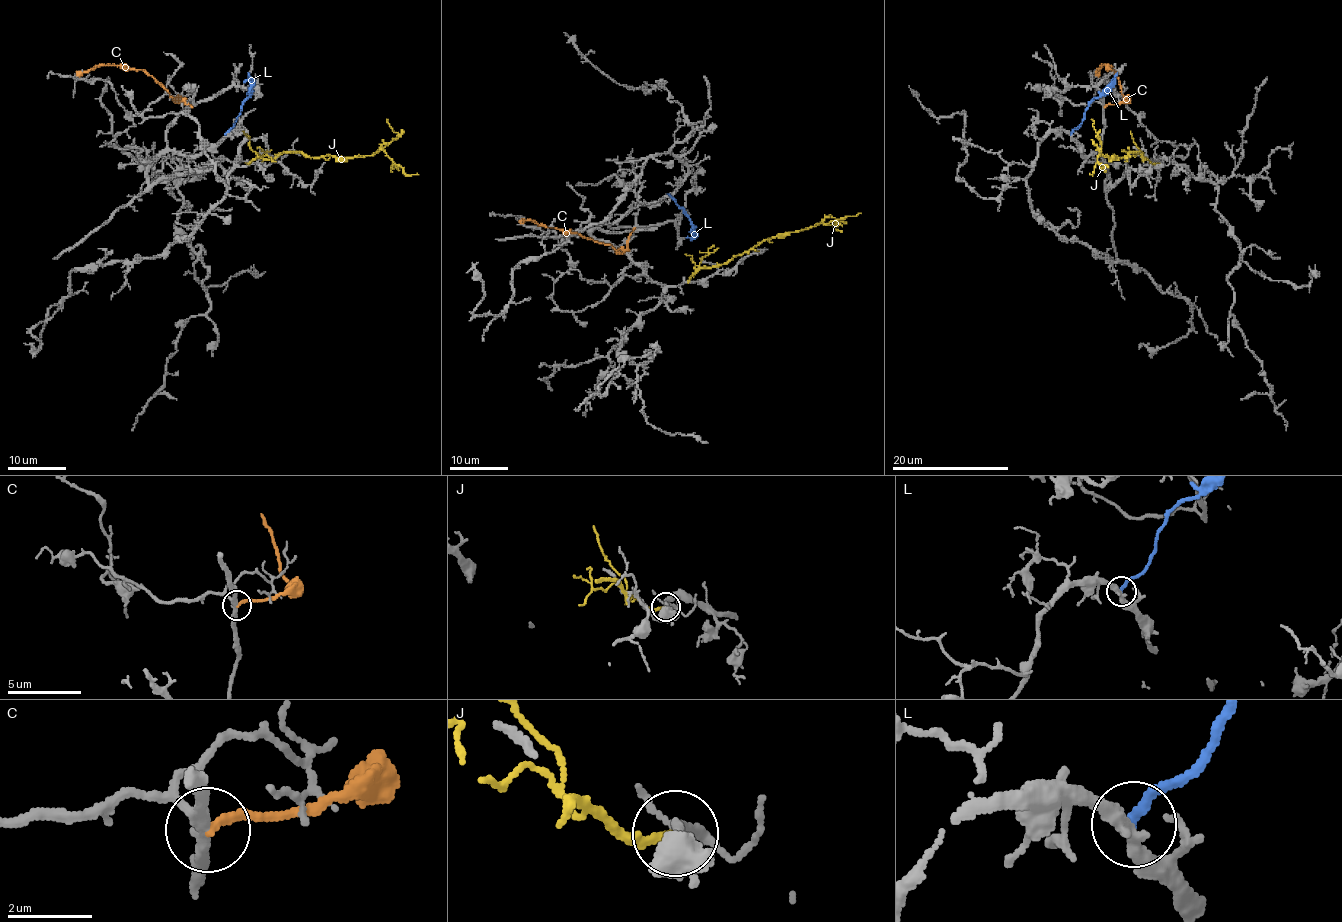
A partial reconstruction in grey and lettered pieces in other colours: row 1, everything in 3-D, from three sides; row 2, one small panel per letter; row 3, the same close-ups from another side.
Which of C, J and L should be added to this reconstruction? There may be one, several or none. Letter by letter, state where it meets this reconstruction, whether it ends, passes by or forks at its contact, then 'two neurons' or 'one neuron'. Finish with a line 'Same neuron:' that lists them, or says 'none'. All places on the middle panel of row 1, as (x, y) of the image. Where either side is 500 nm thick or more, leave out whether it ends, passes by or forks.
C: (635, 228) | it ends | two neurons
J: (688, 282) | it ends | two neurons
L: (669, 194) | it ends | two neurons
Same neuron: none

